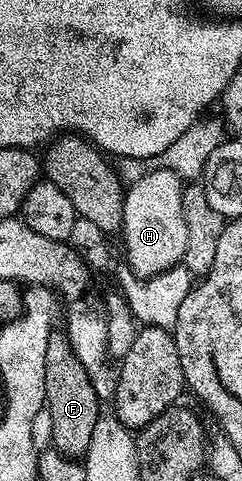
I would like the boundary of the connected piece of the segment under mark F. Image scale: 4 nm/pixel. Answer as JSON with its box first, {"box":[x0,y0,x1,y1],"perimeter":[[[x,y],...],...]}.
{"box":[44,329,101,458],"perimeter":[[[55,329],[47,341],[44,355],[44,397],[52,446],[68,457],[82,458],[89,447],[95,423],[101,416],[101,399],[94,391],[86,369],[75,357],[68,334],[59,329]]]}

